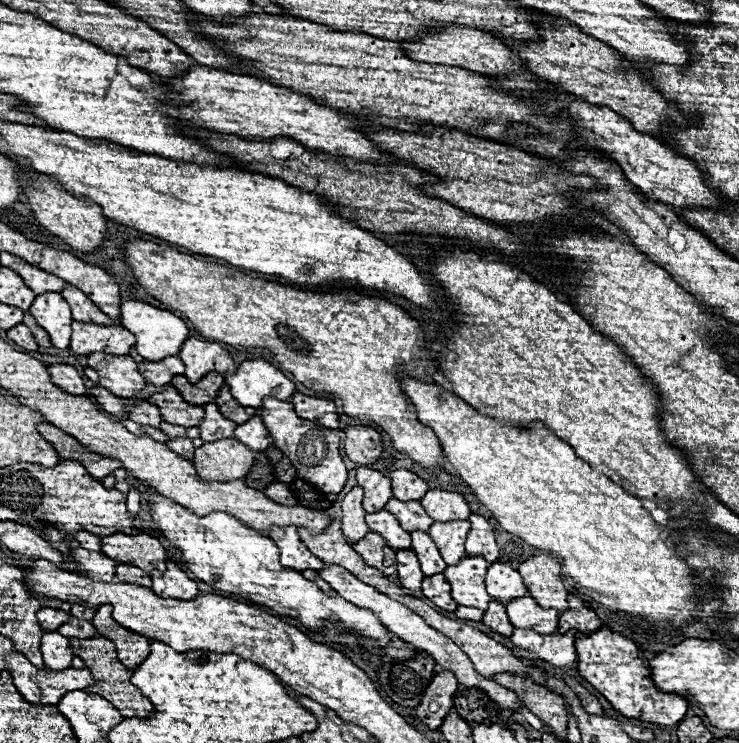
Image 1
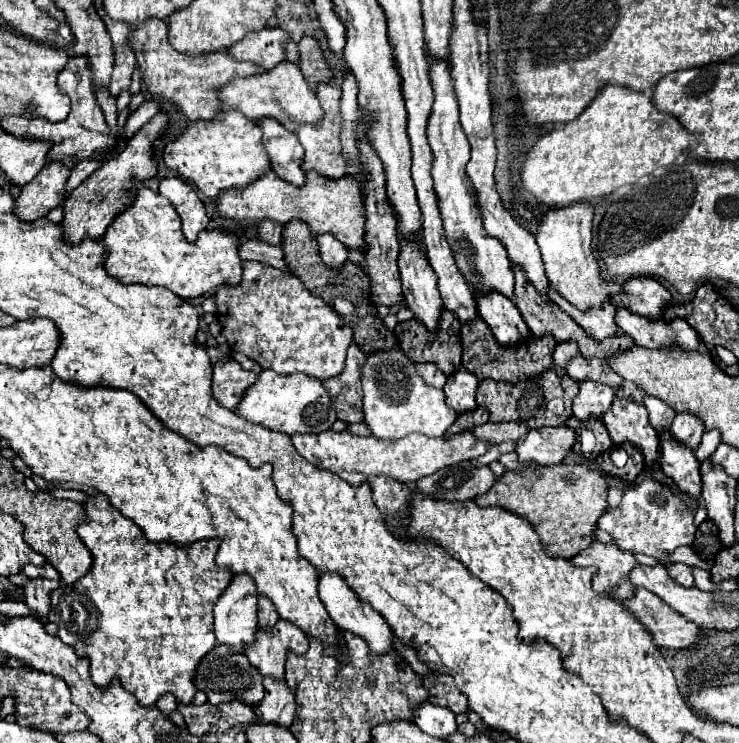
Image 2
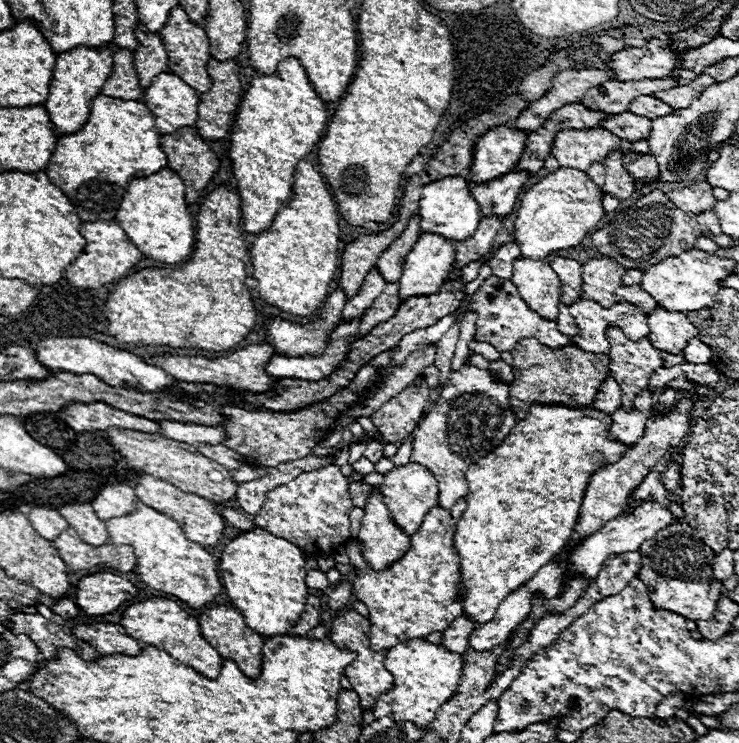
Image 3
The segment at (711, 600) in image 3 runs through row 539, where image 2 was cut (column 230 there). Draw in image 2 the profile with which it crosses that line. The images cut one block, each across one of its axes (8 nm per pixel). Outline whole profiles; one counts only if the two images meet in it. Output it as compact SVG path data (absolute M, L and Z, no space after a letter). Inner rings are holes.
M220 644L212 652L208 652L208 656L198 664L194 682L196 682L198 690L208 694L208 702L212 702L212 704L230 702L232 698L240 698L242 702L258 706L260 698L264 696L260 672L250 666L250 662L244 654L232 654L228 650L228 646L220 646Z

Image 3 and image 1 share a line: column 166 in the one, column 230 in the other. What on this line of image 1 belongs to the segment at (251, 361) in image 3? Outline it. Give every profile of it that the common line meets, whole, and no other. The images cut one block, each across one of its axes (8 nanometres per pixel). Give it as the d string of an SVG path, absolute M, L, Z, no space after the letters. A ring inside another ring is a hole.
M188 338L182 344L178 354L186 364L186 374L192 384L202 380L208 372L236 372L236 364L232 356L216 342L204 342L198 338Z

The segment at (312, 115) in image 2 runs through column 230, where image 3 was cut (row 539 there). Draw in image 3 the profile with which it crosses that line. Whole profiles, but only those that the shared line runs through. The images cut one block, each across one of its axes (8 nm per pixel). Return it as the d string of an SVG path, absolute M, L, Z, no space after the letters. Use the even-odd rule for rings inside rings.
M66 504L58 508L60 516L66 518L70 526L78 532L80 540L90 544L90 546L100 546L100 544L110 544L106 524L96 516L94 508L90 504Z

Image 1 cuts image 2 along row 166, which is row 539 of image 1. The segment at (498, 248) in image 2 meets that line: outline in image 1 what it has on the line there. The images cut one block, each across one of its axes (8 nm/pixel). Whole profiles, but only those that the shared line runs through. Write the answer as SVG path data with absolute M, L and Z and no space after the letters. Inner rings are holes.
M458 520L458 522L434 522L428 530L430 538L438 546L446 564L458 564L466 556L464 542L466 542L468 532L470 532L470 524L462 522L462 520Z

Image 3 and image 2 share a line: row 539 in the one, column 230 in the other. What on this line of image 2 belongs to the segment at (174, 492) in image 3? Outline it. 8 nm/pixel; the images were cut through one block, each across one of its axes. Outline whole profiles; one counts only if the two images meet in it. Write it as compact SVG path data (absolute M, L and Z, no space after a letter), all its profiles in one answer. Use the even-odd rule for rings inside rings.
M272 170L256 178L244 188L228 188L222 190L222 194L216 198L216 212L222 218L230 218L234 222L248 222L256 224L262 220L274 220L280 224L286 224L292 218L298 218L308 224L310 232L314 236L318 234L332 234L342 244L354 250L364 248L364 204L360 202L360 190L356 182L346 174L338 180L320 176L316 172L306 172L306 184L304 186L292 186L290 182L276 176Z

